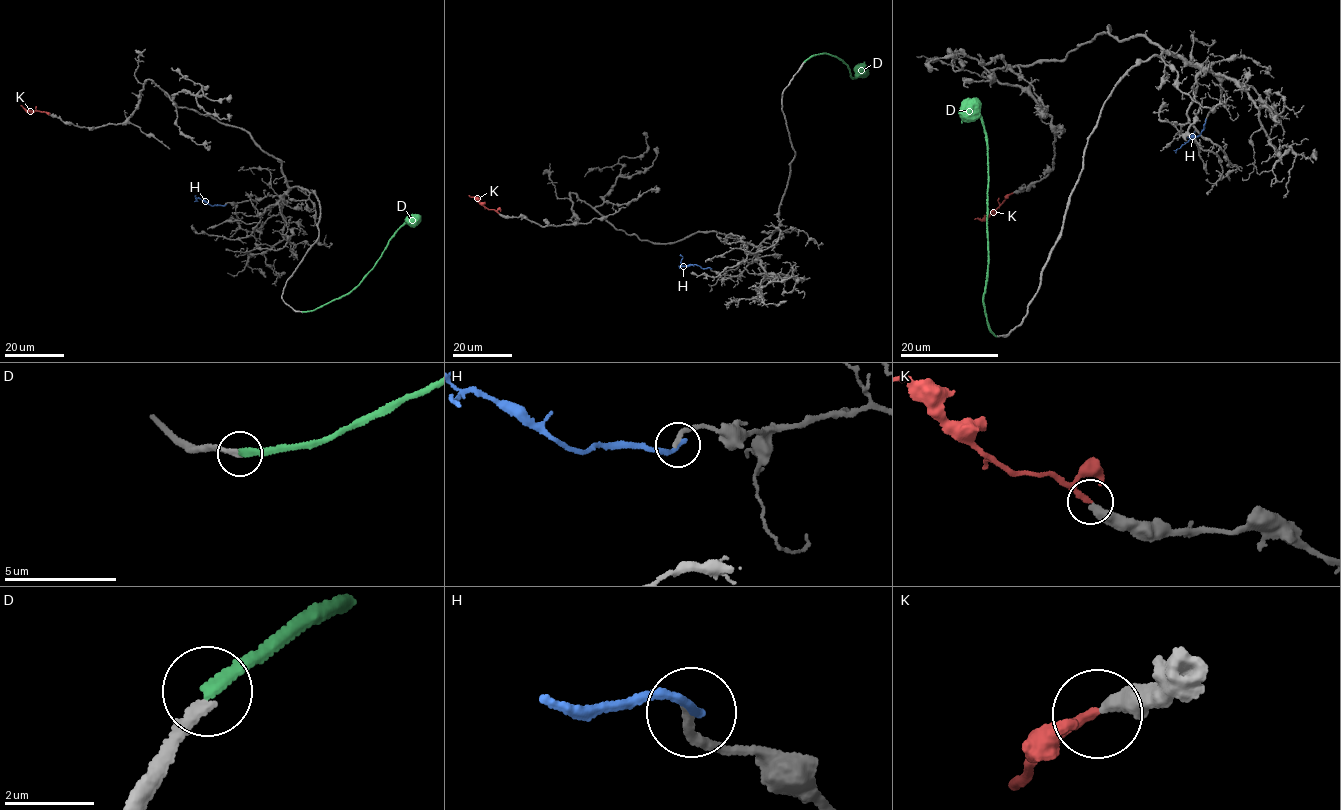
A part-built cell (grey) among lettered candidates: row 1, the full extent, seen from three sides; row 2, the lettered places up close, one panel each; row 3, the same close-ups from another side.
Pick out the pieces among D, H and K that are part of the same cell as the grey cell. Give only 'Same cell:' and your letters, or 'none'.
Same cell: K

